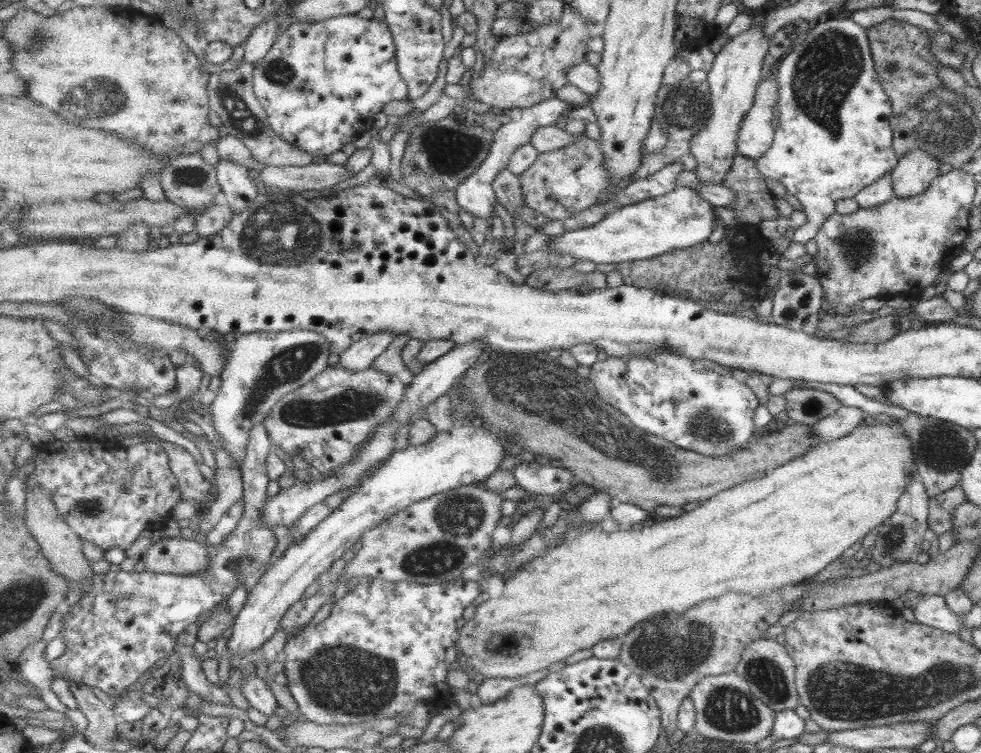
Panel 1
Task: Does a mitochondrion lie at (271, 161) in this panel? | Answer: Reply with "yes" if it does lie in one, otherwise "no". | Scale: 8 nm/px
no

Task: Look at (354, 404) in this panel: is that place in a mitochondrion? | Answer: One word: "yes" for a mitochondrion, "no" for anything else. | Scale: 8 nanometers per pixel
yes

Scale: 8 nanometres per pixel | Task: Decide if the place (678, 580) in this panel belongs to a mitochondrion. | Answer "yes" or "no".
no

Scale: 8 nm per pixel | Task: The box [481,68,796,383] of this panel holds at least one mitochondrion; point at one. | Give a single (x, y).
(684, 108)

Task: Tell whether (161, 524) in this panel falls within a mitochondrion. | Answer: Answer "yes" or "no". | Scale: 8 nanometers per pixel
no

